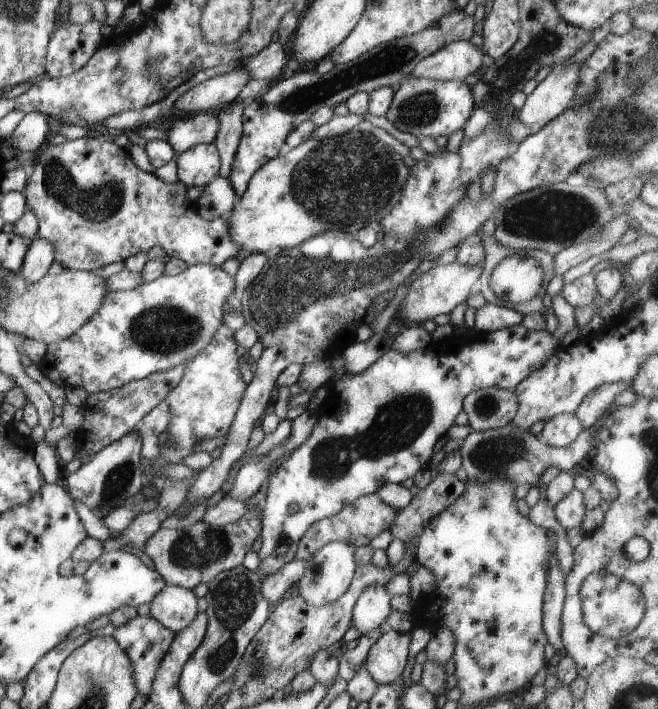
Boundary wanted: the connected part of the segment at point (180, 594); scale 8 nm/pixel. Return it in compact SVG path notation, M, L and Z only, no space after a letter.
M166 585L150 601L148 616L161 622L167 630L177 633L189 626L198 614L197 600L189 589Z

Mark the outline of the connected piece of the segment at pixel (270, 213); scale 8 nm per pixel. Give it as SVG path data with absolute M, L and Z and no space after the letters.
M357 128L335 137L309 138L287 154L273 157L255 170L245 192L231 208L227 236L233 244L250 253L264 253L273 247L288 249L327 230L340 231L356 238L365 224L376 225L385 214L391 212L401 198L407 176L409 168L404 164L403 156Z

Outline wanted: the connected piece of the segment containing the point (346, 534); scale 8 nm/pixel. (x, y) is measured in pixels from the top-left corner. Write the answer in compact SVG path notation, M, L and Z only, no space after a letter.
M375 493L365 494L353 500L351 504L345 504L337 514L333 514L328 518L321 518L317 522L309 524L309 528L299 538L294 558L298 560L309 559L321 546L337 540L347 542L353 548L369 545L373 538L383 530L389 529L391 522L395 520L395 514L399 514L399 510L394 510L391 506L387 506L383 500L379 500Z

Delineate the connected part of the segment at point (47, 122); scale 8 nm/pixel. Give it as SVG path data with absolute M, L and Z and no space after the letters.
M28 112L15 126L7 141L18 152L36 151L52 134L52 120L39 112Z

